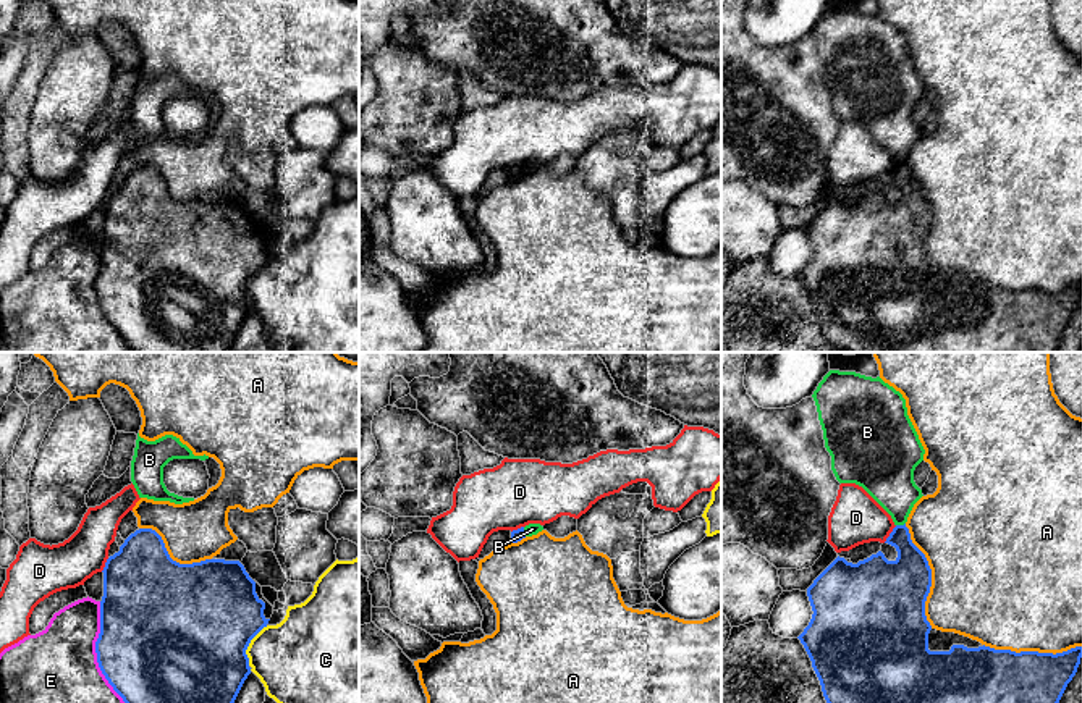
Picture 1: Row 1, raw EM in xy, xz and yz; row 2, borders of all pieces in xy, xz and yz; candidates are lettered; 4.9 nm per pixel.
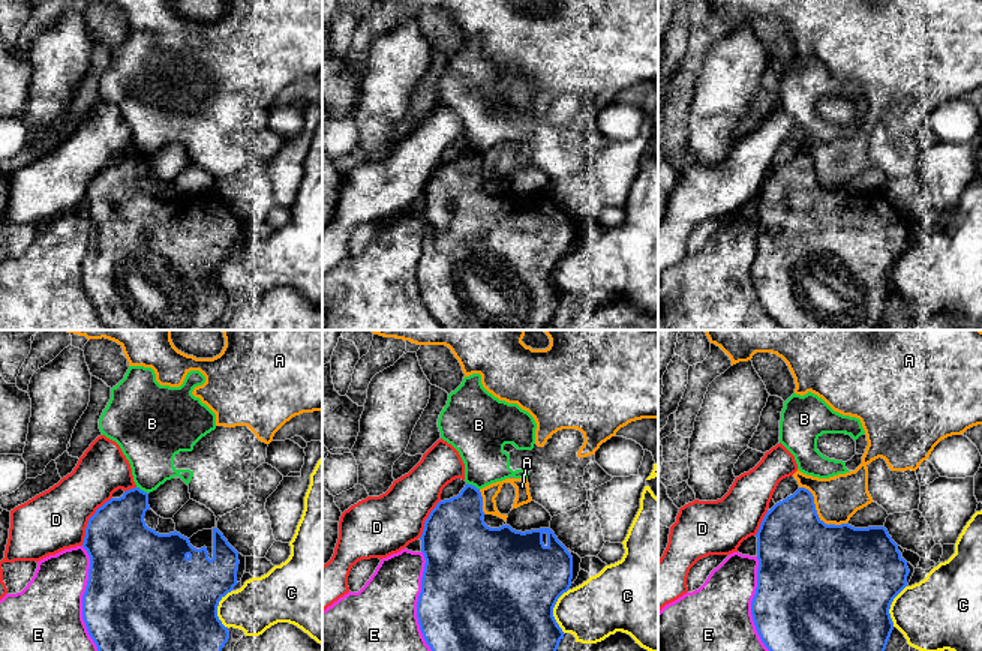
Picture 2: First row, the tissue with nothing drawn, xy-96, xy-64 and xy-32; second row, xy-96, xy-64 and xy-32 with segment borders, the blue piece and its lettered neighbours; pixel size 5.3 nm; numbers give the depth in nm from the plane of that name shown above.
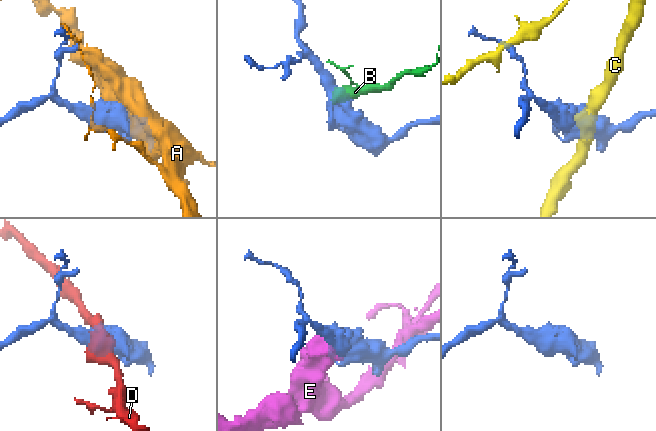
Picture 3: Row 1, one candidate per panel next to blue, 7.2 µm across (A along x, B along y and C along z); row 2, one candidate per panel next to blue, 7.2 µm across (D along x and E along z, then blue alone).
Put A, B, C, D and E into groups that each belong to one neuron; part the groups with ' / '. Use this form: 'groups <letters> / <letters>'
groups A / B / C / D / E

